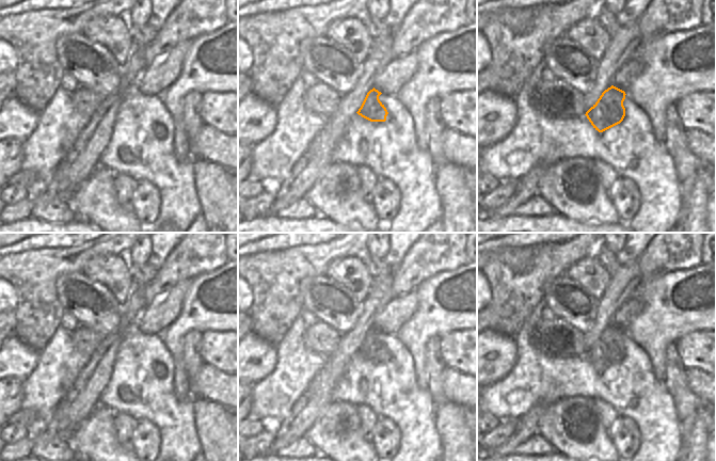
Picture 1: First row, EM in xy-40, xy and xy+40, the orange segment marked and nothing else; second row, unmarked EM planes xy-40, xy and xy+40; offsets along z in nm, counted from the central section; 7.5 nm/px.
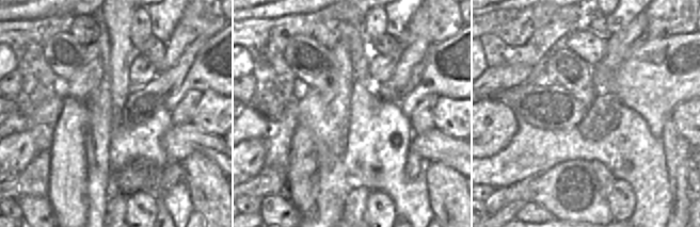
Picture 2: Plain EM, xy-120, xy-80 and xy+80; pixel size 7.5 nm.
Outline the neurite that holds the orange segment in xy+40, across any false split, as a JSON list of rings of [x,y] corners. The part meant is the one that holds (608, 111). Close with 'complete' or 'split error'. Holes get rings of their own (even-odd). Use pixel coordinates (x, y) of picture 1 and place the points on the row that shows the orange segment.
[[[614,85],[602,93],[598,101],[585,114],[595,130],[603,132],[623,121],[625,95],[624,91]]] | complete

